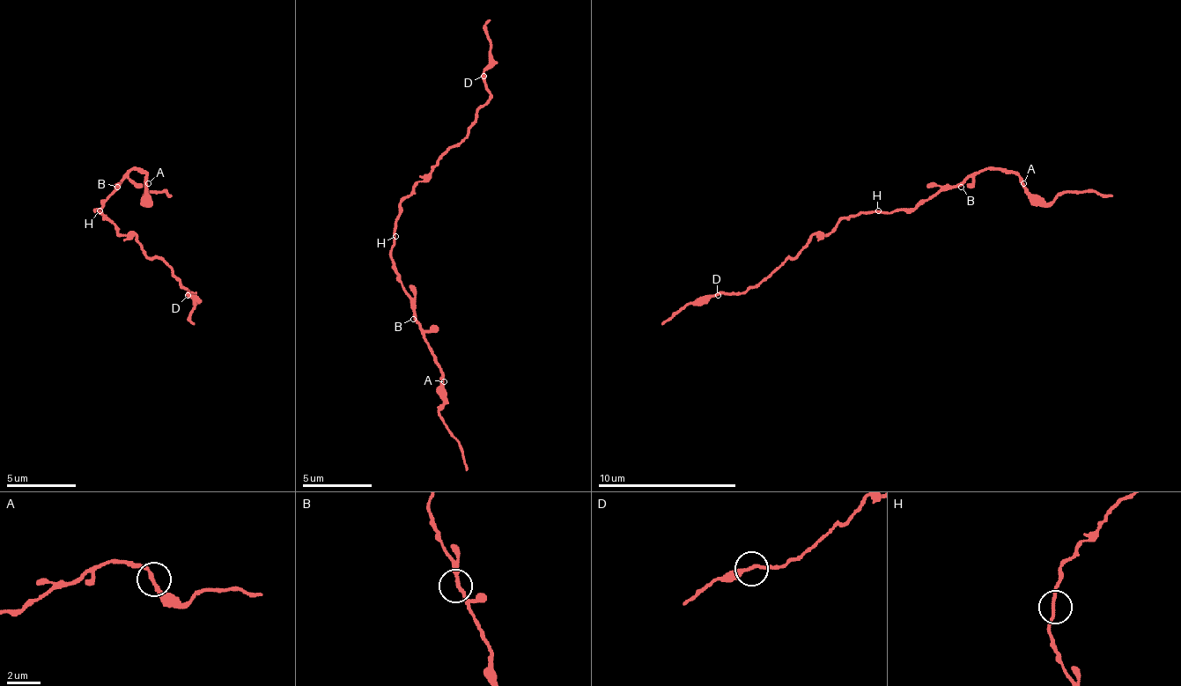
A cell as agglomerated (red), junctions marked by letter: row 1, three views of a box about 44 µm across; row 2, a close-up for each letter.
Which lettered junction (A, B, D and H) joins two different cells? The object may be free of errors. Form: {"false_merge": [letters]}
{"false_merge": []}

